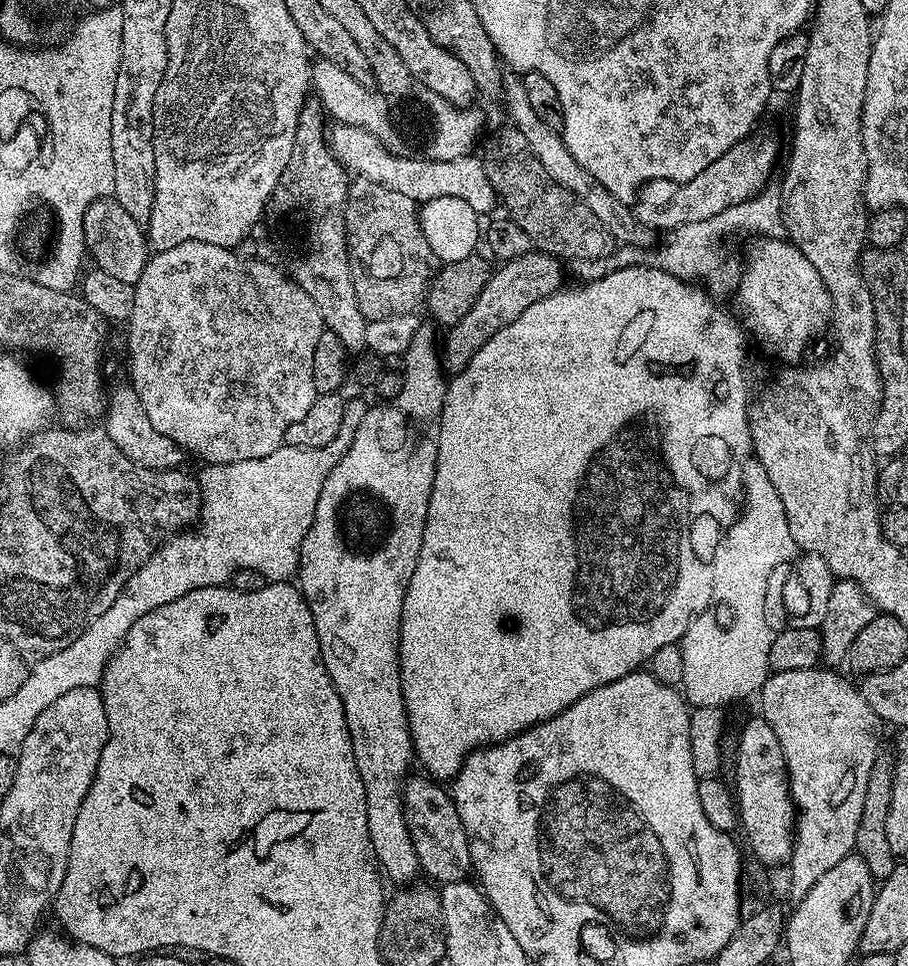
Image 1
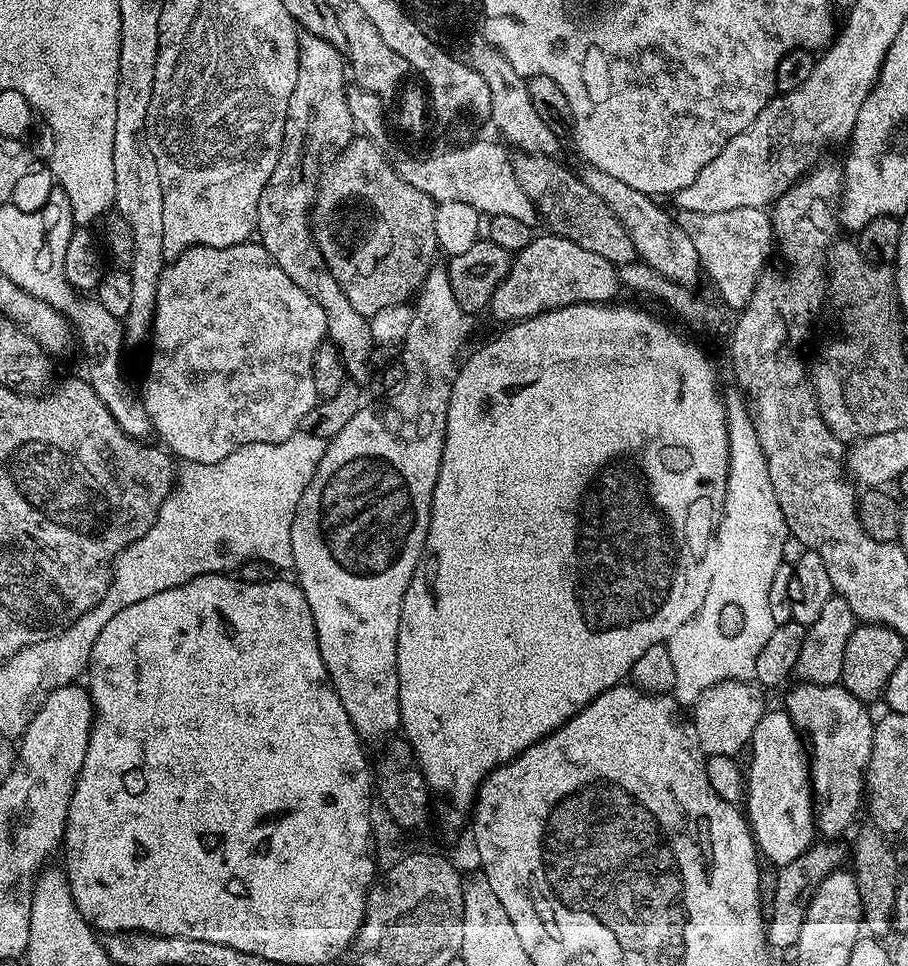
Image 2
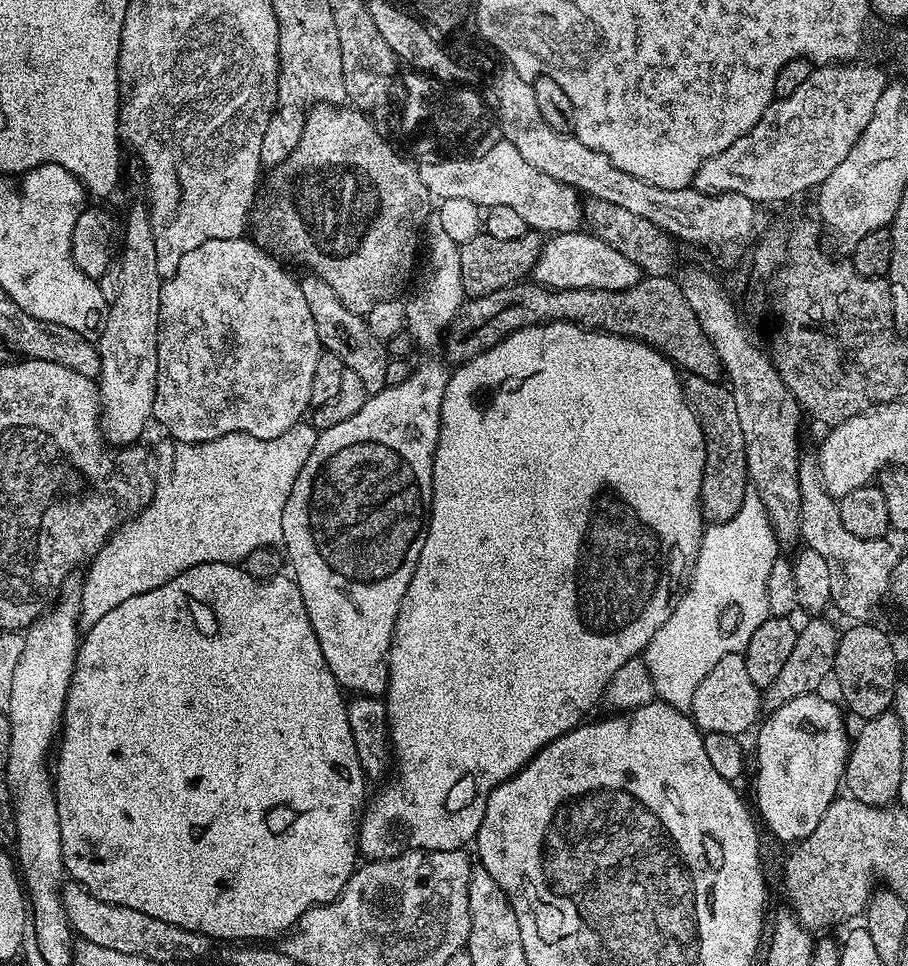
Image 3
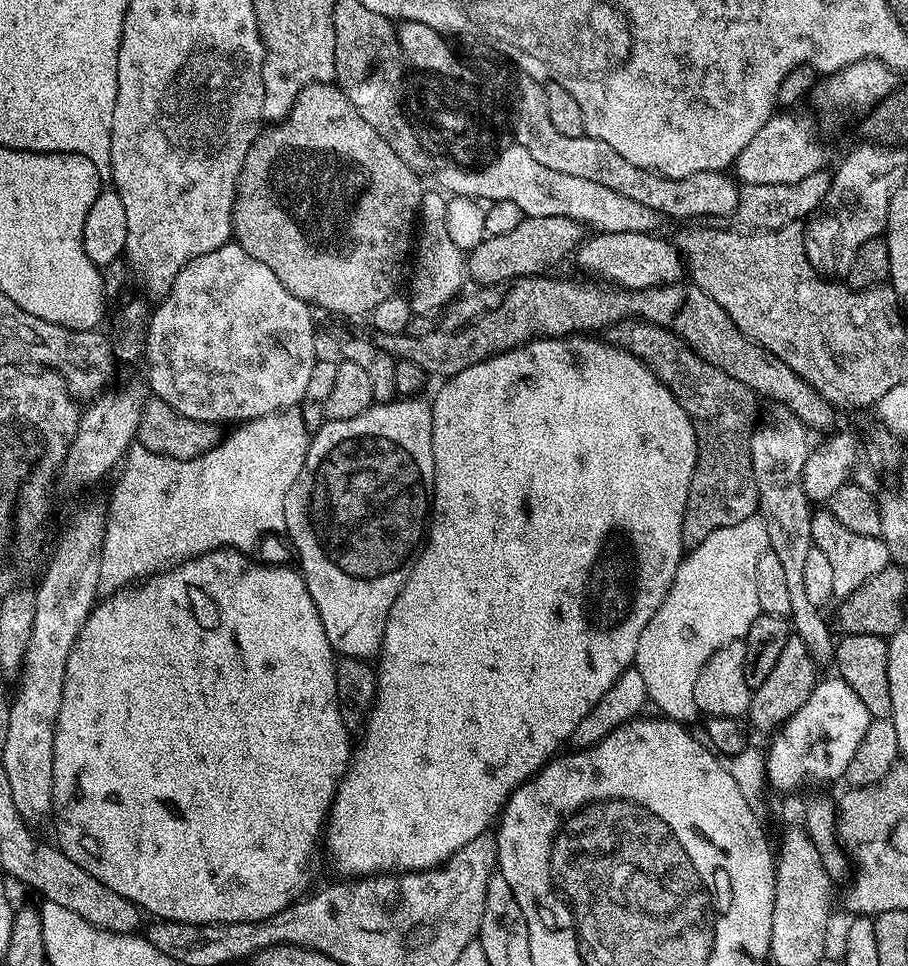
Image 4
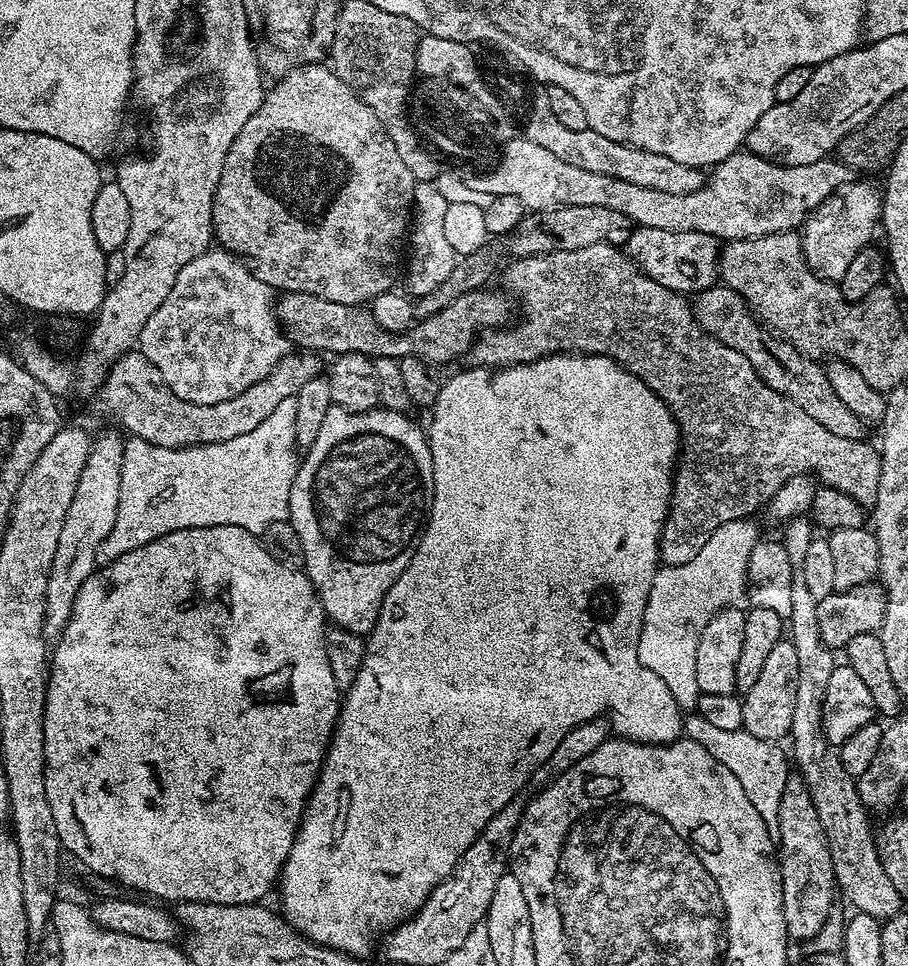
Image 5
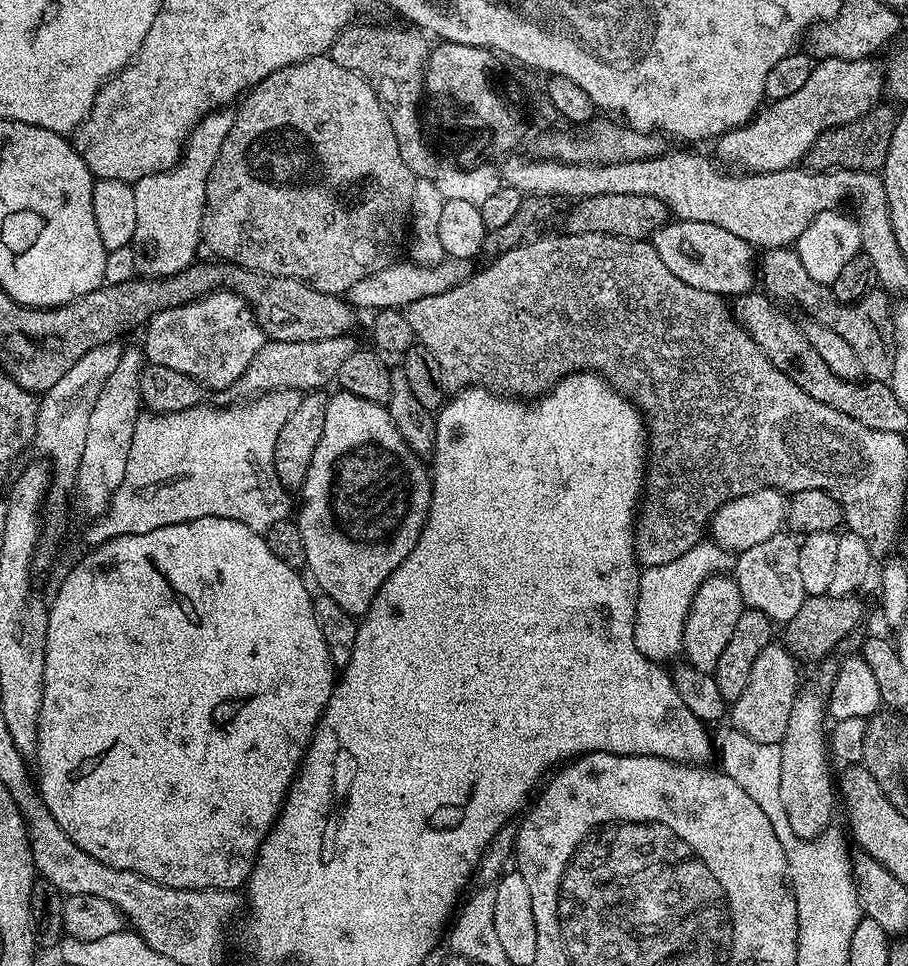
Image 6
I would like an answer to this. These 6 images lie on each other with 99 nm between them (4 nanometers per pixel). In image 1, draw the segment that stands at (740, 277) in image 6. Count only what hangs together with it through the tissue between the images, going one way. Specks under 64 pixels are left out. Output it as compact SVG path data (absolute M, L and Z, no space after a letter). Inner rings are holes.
M533 250L520 258L512 259L501 263L497 271L496 269L489 275L486 286L482 288L482 292L475 299L474 306L470 308L465 318L459 320L458 323L449 327L446 340L442 342L442 362L445 369L452 374L462 371L469 364L469 360L482 348L498 332L506 326L514 322L523 311L528 310L535 302L541 301L542 298L548 297L550 294L557 292L563 287L562 281L563 263L543 252Z

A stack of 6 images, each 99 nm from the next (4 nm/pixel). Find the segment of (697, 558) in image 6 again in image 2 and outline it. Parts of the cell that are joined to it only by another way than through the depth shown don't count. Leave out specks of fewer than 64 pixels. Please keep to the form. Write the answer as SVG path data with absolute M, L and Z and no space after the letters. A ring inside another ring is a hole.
M739 391L726 396L728 413L728 477L726 494L722 505L724 517L716 524L716 545L712 552L720 556L710 567L706 598L696 614L678 626L675 634L666 643L670 652L670 663L674 666L674 686L671 695L677 704L691 706L710 686L723 680L751 681L756 674L758 654L762 646L776 629L774 614L770 614L770 582L778 566L785 563L784 543L789 543L790 533L782 518L782 506L778 506L778 494L770 486L770 470L762 446L752 425L749 405Z

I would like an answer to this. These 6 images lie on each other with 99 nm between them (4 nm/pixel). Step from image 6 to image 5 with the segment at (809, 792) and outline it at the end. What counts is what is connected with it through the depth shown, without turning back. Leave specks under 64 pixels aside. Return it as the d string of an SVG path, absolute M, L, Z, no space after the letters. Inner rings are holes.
M789 775L778 802L778 859L782 874L782 914L793 941L811 942L830 919L832 898L836 898L836 875L828 849L828 839L818 822L814 802L799 775Z

